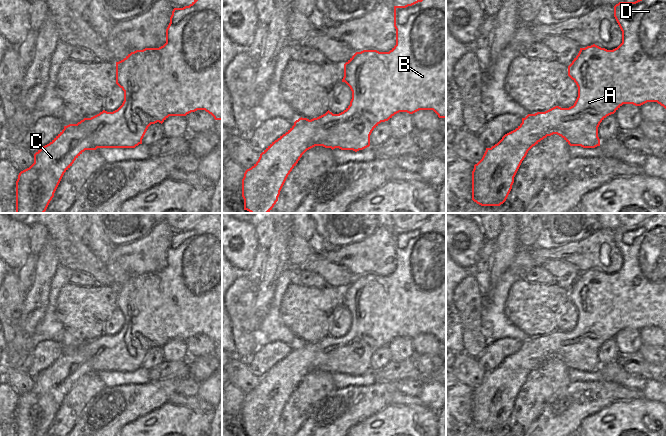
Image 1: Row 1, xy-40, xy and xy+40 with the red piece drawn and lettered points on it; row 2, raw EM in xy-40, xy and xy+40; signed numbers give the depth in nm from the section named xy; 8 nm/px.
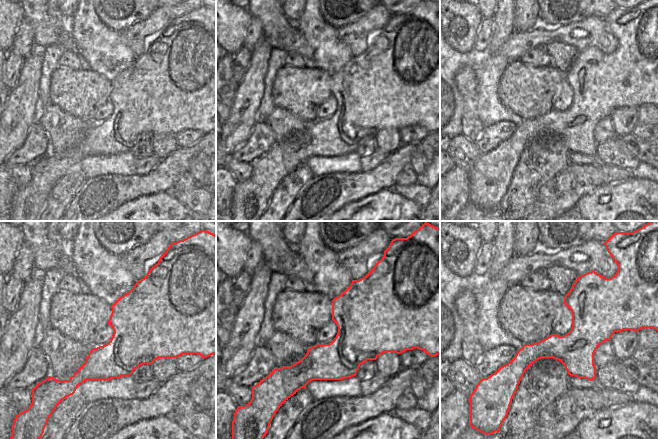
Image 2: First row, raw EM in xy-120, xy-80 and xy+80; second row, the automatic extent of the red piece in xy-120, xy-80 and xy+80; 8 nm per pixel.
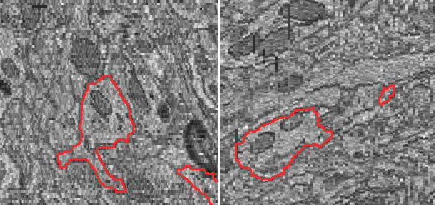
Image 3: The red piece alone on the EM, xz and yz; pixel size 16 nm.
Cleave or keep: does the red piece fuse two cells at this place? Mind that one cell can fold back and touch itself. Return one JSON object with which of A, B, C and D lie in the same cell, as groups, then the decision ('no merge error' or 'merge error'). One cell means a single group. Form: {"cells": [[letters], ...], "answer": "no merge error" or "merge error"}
{"cells": [["A", "B", "C", "D"]], "answer": "no merge error"}

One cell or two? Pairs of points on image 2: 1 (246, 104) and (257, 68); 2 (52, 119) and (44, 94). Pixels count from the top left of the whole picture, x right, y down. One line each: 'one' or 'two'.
1: one
2: two

